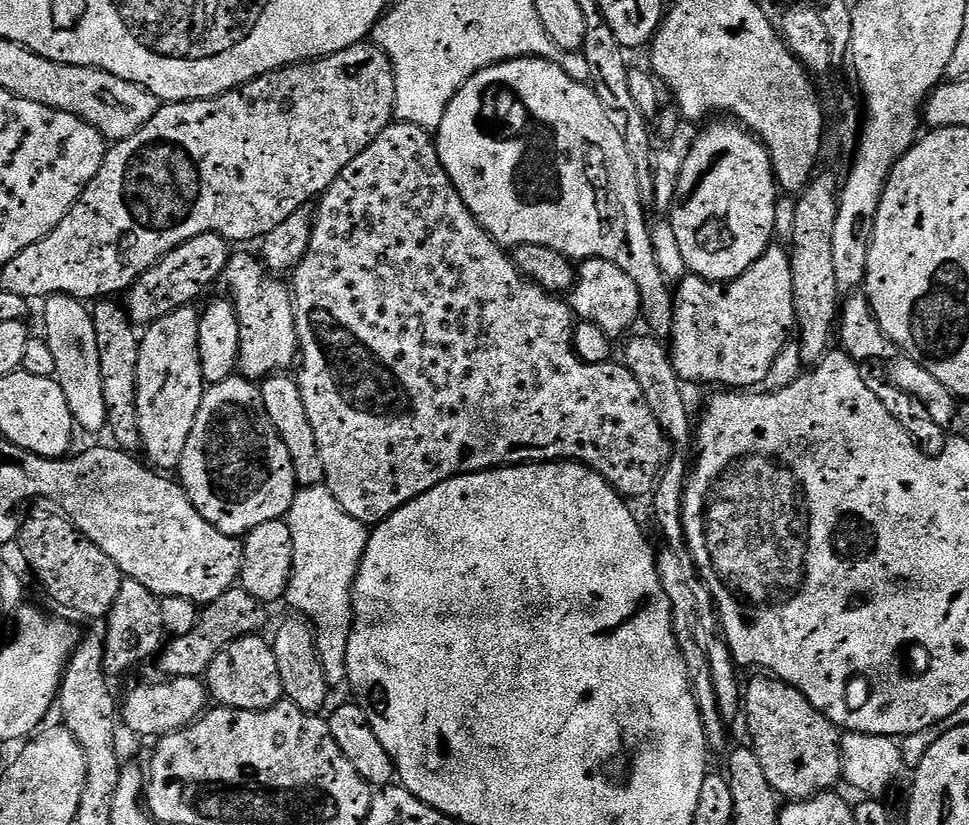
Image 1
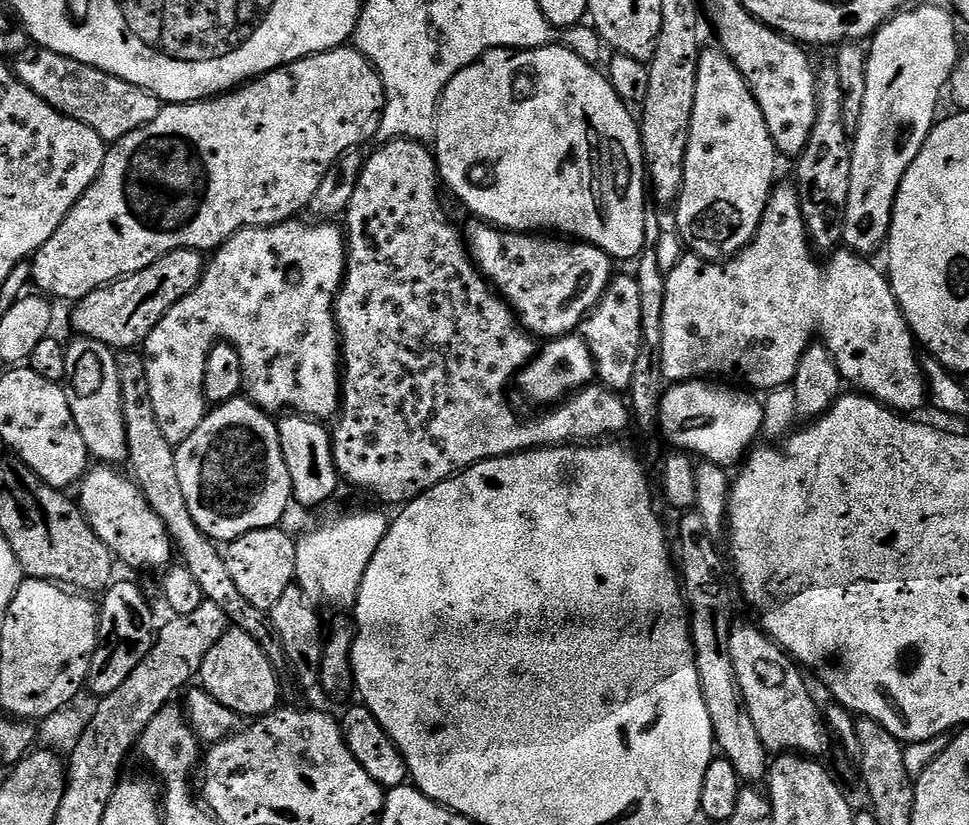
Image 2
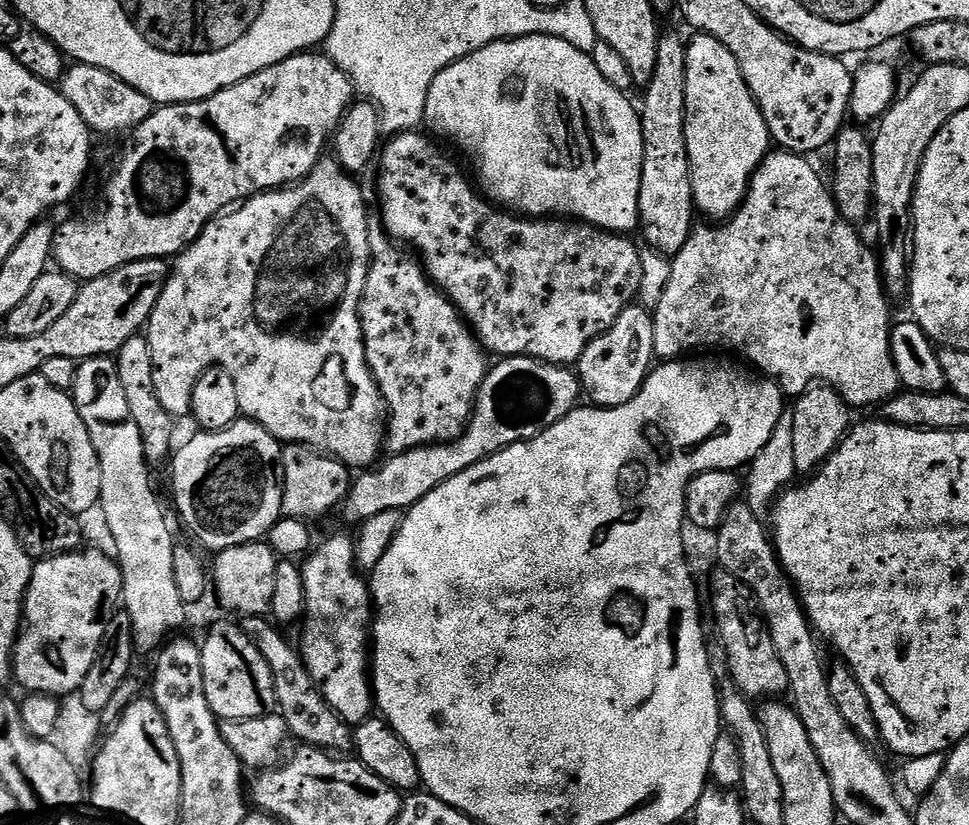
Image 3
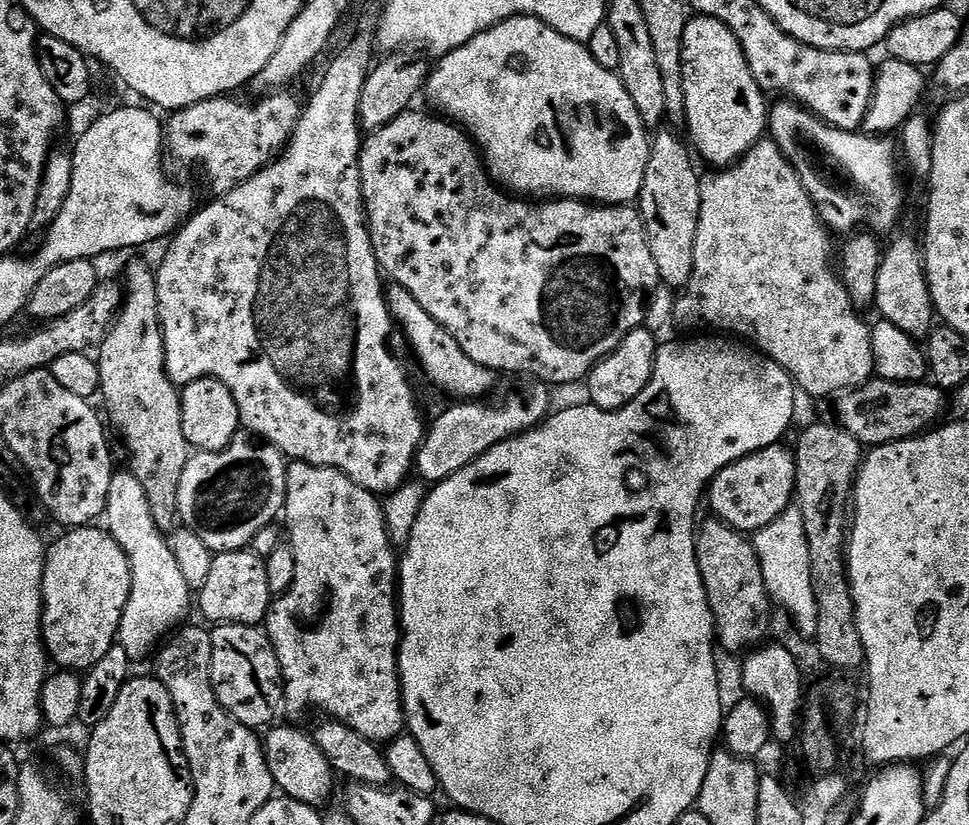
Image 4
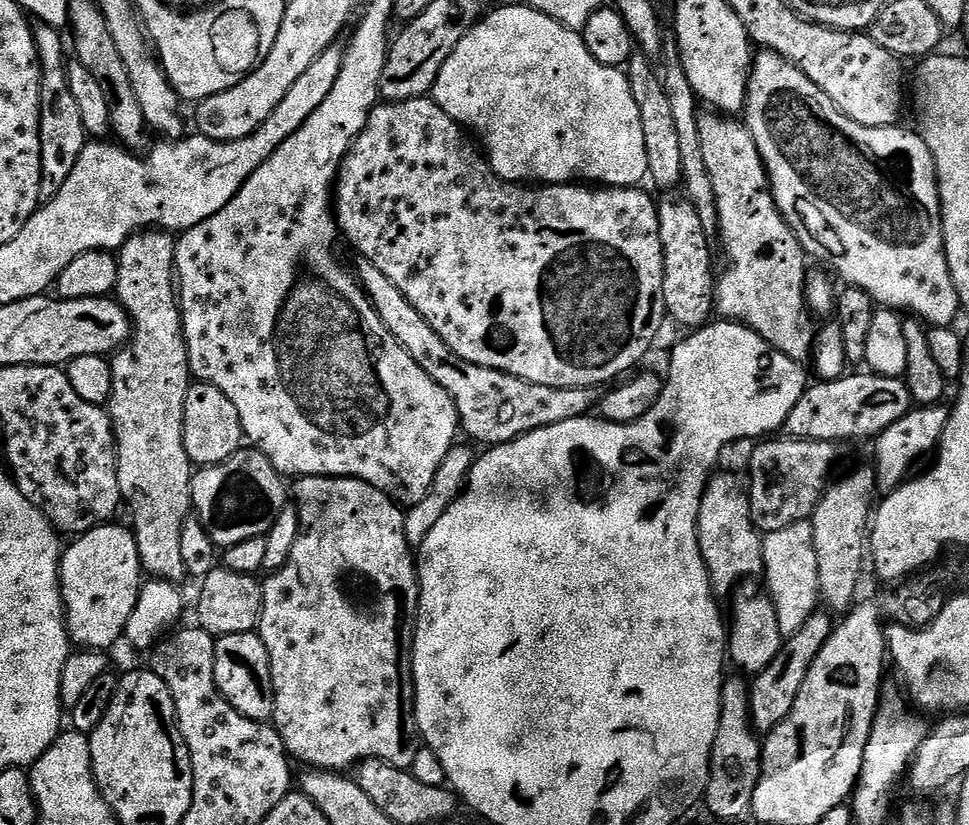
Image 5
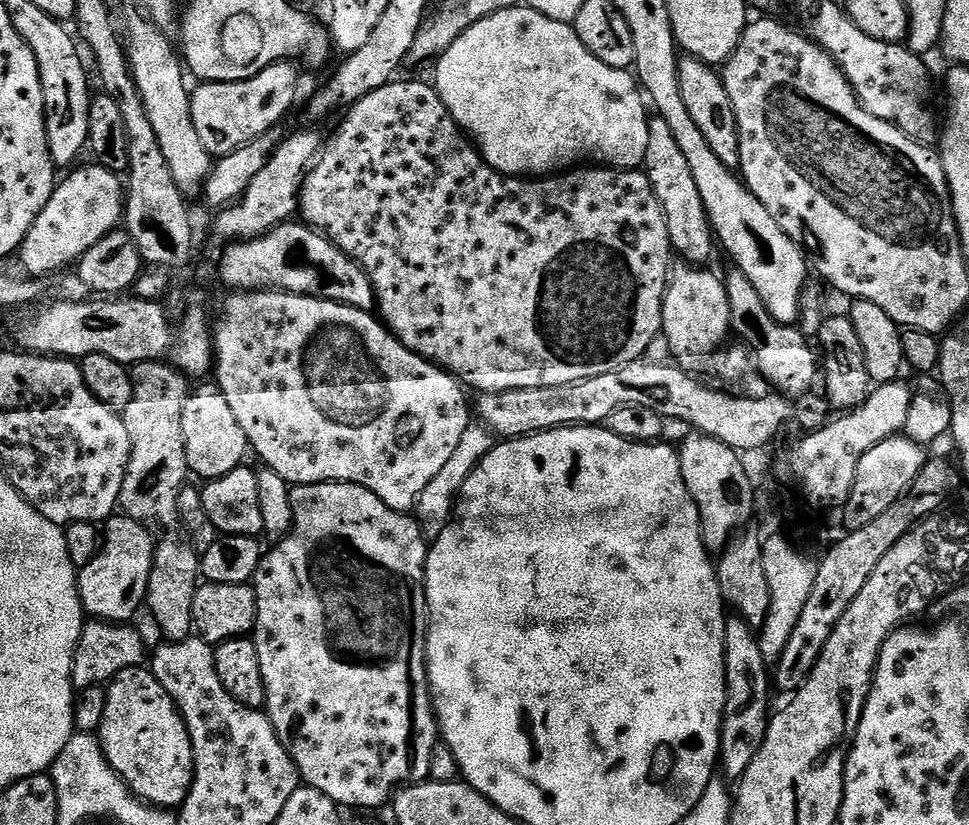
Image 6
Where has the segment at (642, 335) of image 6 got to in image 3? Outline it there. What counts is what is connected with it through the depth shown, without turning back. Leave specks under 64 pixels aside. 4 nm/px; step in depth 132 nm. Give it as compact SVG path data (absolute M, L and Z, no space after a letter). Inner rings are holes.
M413 130L411 132L397 132L389 140L392 141L389 144L387 141L383 145L378 156L380 196L384 199L382 226L393 240L415 249L420 263L428 273L428 279L455 302L457 310L468 321L477 340L484 345L489 353L497 352L497 357L500 358L532 356L535 360L544 360L548 364L575 365L589 342L598 338L598 334L605 332L619 318L622 310L629 308L633 301L639 297L640 283L642 282L642 262L640 261L642 252L641 249L636 249L632 238L624 234L605 232L603 228L593 228L592 225L583 222L569 222L564 218L521 218L511 211L501 210L477 191L473 181L471 179L468 181L464 177L463 170L435 144L437 141L431 135L420 130Z

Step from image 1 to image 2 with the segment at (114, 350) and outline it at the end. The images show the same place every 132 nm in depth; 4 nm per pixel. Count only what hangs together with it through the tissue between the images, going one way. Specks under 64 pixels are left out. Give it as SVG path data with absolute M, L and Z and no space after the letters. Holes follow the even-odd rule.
M124 350L117 355L116 362L118 380L121 383L122 416L126 426L126 464L127 467L132 467L131 479L136 481L154 514L162 518L179 559L184 568L190 570L190 574L194 574L205 600L214 602L222 609L222 614L226 614L231 627L241 628L246 634L250 634L250 638L254 638L254 642L262 646L272 665L283 665L284 654L272 628L271 615L258 610L258 606L253 606L238 591L238 586L230 579L230 570L226 570L226 562L217 541L212 540L198 527L190 514L190 506L186 506L186 497L183 496L182 485L178 482L176 448L168 441L166 434L162 434L162 426L158 426L154 402L150 402L150 381L146 378L146 362L143 355L136 350Z

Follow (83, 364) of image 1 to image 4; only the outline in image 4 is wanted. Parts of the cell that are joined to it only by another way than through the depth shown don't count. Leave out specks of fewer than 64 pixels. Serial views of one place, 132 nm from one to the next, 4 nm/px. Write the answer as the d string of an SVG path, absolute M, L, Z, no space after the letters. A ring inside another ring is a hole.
M130 470L123 471L112 475L104 522L130 562L130 598L123 610L117 639L126 656L138 664L149 659L163 639L184 622L190 610L192 590L186 586L163 531L154 522L142 484Z

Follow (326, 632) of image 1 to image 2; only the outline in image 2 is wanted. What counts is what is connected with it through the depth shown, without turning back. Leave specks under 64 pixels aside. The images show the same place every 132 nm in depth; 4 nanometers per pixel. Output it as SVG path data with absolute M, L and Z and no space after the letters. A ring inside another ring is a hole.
M356 512L353 516L328 520L318 525L313 532L299 537L296 540L295 583L317 605L355 609L366 566L370 566L374 550L382 546L382 538L386 538L389 523L389 517L384 517L380 512Z

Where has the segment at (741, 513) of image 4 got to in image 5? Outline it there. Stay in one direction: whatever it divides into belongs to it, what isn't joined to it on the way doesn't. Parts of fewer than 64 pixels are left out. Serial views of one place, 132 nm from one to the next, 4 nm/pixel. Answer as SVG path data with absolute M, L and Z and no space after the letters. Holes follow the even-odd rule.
M768 438L752 452L748 460L746 487L752 520L761 533L785 530L811 517L833 475L837 445L831 440L794 440Z

